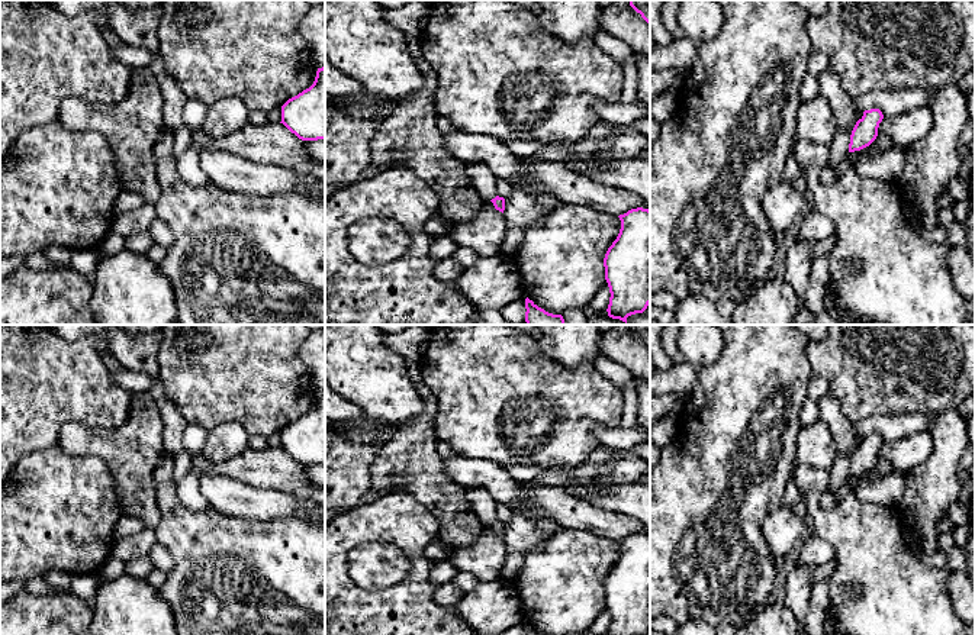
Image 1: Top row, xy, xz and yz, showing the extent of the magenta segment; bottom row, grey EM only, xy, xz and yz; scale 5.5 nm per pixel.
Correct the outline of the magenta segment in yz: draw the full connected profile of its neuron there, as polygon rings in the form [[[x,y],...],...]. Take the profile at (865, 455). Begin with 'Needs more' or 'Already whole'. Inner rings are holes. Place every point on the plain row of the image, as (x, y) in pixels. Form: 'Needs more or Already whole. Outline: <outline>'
Already whole. Outline: [[[879,433],[865,435],[852,455],[849,477],[869,471],[878,461],[878,452],[882,444],[884,439]]]

